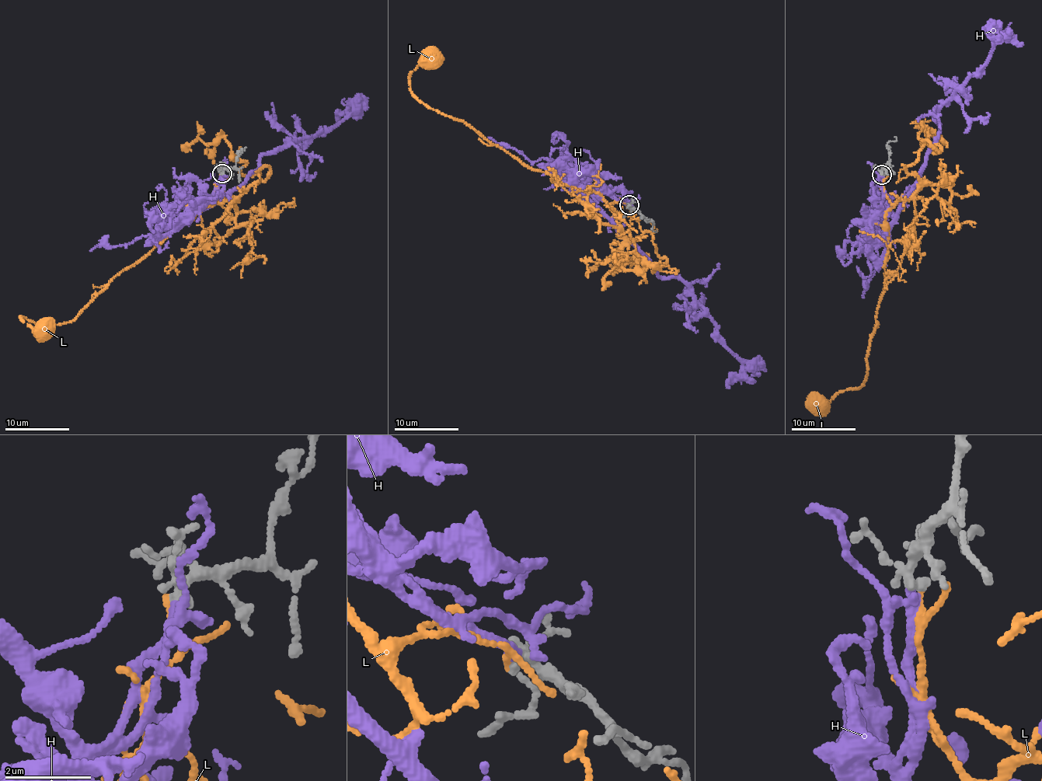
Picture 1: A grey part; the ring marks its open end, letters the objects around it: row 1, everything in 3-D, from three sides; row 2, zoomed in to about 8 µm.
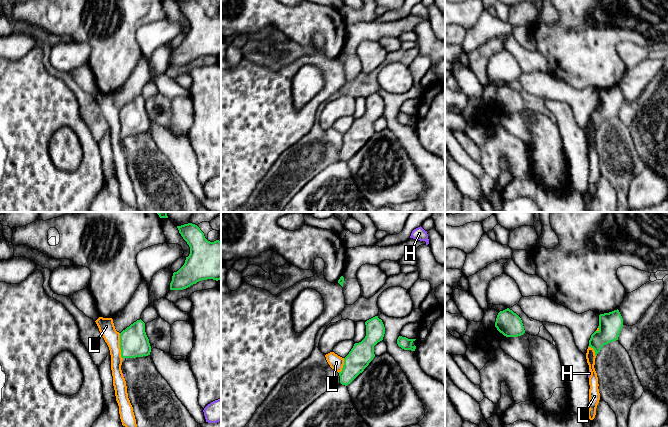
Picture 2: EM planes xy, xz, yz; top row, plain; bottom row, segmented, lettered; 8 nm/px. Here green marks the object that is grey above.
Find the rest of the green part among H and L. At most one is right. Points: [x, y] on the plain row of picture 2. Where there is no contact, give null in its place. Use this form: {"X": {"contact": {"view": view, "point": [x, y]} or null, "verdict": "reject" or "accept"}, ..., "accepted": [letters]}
{"H": {"contact": null, "verdict": "accept"}, "L": {"contact": {"view": "xy", "point": [120, 122]}, "verdict": "reject"}, "accepted": ["H"]}

